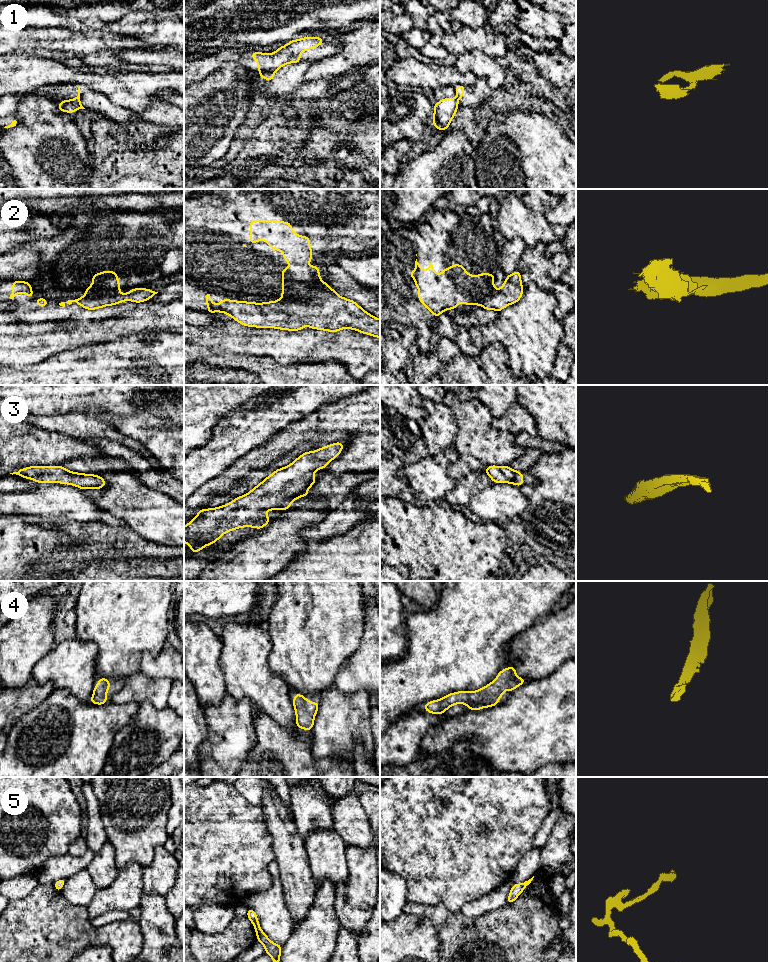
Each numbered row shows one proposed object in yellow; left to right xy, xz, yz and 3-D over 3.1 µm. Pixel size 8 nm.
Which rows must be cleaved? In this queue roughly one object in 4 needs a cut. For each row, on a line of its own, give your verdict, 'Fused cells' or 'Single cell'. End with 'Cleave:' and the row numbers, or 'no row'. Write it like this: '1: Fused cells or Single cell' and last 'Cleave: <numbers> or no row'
1: Fused cells
2: Fused cells
3: Single cell
4: Single cell
5: Single cell
Cleave: 1, 2

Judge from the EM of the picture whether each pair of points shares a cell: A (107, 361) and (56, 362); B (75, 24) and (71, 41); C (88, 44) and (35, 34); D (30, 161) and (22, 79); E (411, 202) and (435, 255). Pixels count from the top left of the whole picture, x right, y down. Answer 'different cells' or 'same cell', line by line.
A: same cell
B: different cells
C: same cell
D: different cells
E: different cells

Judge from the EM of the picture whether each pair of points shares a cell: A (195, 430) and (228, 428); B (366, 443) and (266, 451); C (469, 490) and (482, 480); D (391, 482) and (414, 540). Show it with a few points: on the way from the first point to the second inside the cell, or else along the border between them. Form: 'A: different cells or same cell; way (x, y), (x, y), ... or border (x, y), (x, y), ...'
A: different cells; border (231, 414), (219, 420), (210, 438), (199, 448)
B: same cell; way (346, 429), (308, 429), (292, 435)
C: same cell; way (472, 487), (479, 480)
D: different cells; border (390, 496), (395, 497)

